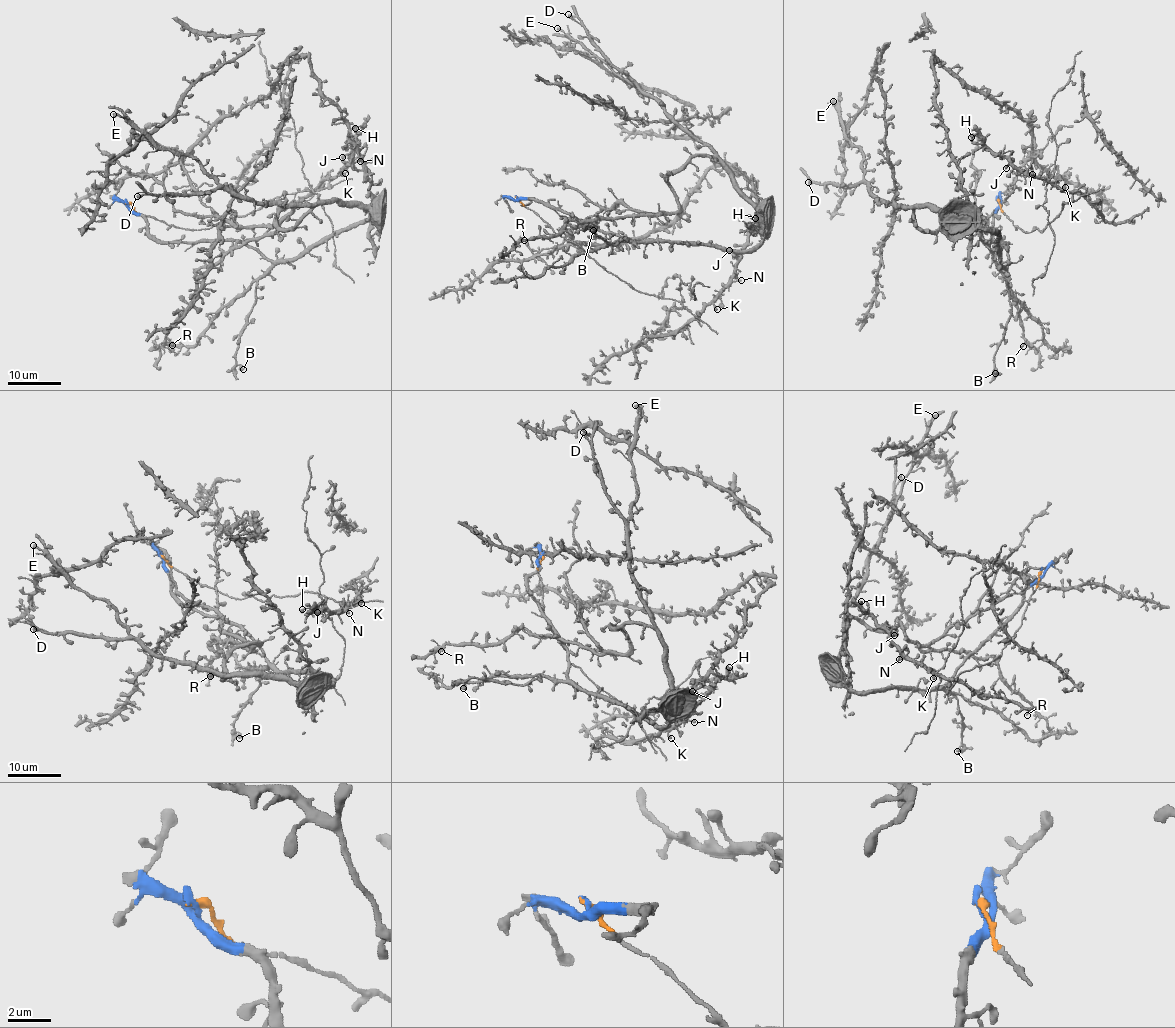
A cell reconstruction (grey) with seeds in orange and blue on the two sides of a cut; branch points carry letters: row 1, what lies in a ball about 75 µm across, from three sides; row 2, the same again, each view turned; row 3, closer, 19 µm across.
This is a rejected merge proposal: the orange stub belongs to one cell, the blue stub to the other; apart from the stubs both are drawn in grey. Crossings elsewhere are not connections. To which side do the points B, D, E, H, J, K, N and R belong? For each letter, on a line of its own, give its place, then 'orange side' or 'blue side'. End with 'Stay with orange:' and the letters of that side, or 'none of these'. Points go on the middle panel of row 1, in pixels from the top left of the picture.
B: (593, 230) | blue side
D: (568, 14) | blue side
E: (557, 28) | blue side
H: (755, 218) | orange side
J: (729, 250) | orange side
K: (717, 309) | orange side
N: (741, 280) | orange side
R: (524, 240) | blue side
Stay with orange: H, J, K, N

